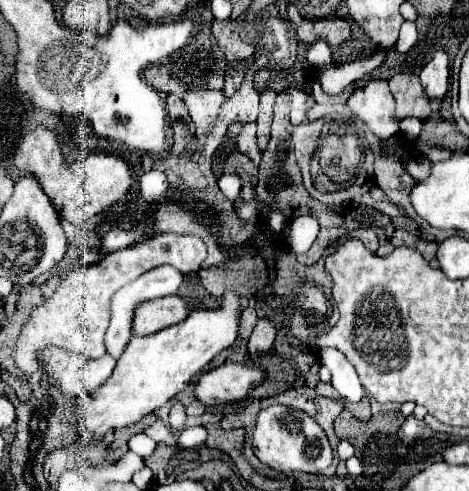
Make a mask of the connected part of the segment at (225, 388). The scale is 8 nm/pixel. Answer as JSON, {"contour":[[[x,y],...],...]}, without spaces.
{"contour":[[[223,363],[201,375],[197,381],[195,397],[209,407],[235,403],[263,379],[263,371],[251,363]]]}

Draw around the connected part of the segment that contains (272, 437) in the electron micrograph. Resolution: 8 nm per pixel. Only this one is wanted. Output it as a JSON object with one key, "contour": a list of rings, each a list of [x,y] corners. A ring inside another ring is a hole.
{"contour":[[[273,405],[259,411],[257,425],[253,429],[253,453],[265,465],[281,473],[321,473],[331,465],[333,451],[323,429],[303,411],[295,411],[283,405]]]}

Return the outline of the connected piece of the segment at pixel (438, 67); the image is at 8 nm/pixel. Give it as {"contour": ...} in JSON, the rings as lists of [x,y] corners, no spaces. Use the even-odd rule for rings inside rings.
{"contour":[[[437,51],[435,57],[419,73],[423,91],[431,101],[441,101],[449,89],[449,59],[443,51]]]}

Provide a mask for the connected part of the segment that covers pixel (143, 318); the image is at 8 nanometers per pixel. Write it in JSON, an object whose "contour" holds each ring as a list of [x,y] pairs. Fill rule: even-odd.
{"contour":[[[167,295],[163,299],[153,299],[151,303],[143,303],[135,313],[133,333],[149,335],[161,331],[163,327],[181,323],[189,315],[189,303],[179,295]]]}

